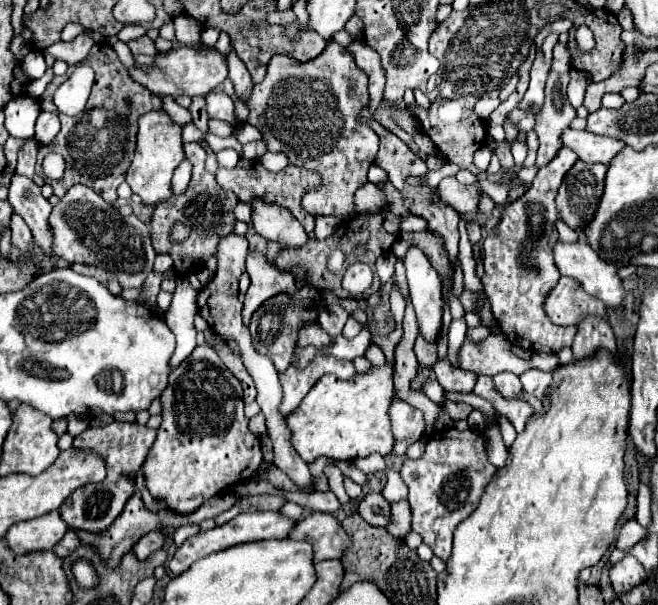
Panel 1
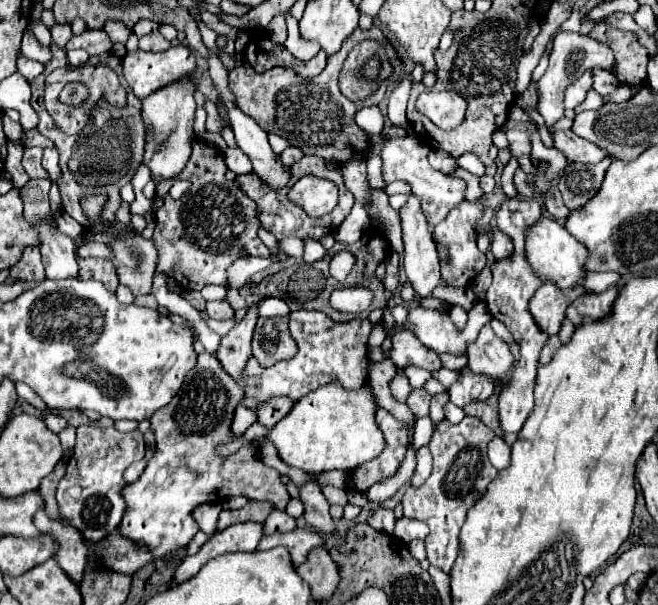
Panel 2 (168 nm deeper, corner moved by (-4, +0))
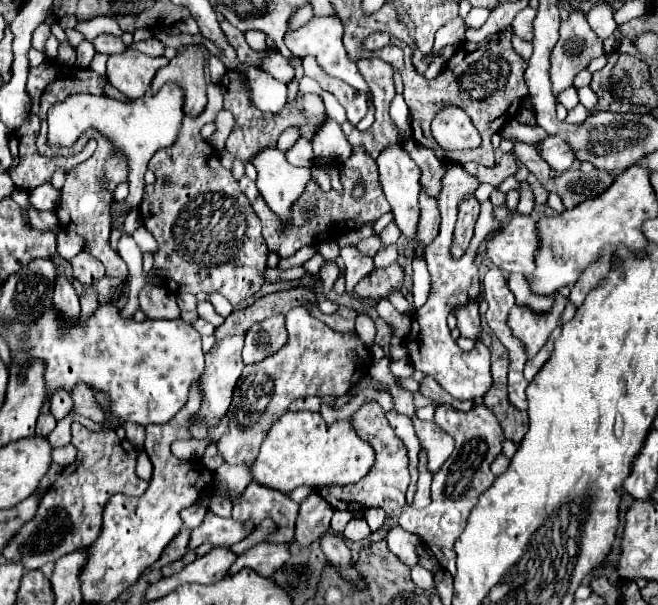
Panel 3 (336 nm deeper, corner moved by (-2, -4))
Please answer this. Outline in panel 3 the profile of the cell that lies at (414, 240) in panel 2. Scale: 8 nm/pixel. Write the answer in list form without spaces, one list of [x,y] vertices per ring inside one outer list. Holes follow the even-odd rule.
[[[401,144],[389,146],[389,150],[383,150],[381,156],[377,158],[377,166],[379,166],[379,180],[383,186],[383,194],[391,204],[395,224],[399,226],[401,234],[405,238],[409,238],[409,244],[413,248],[413,256],[425,258],[425,246],[417,240],[417,224],[419,224],[419,200],[417,198],[419,198],[419,190],[421,190],[421,184],[419,184],[421,170],[417,168],[415,162],[411,162],[411,158],[405,154]]]

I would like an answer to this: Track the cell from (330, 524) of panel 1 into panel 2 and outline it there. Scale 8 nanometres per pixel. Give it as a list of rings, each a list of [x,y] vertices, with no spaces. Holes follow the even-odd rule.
[[[295,528],[291,532],[285,534],[271,534],[271,536],[263,536],[257,550],[269,550],[275,546],[285,546],[291,554],[293,566],[299,566],[301,562],[307,560],[307,552],[313,546],[323,546],[323,538],[319,532],[315,532],[313,528]]]

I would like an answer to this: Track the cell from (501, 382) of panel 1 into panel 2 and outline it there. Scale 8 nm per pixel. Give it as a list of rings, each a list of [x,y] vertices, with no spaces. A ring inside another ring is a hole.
[[[485,324],[479,330],[477,340],[467,346],[467,354],[469,368],[473,372],[491,374],[497,380],[501,380],[513,368],[513,356],[509,352],[509,346],[495,336],[489,324]]]

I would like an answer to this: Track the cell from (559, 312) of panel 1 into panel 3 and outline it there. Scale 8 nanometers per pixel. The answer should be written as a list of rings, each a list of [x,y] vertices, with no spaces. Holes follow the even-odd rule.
[[[555,292],[553,298],[553,308],[543,314],[531,310],[529,306],[513,306],[513,310],[509,312],[509,328],[517,338],[525,342],[529,358],[533,358],[543,348],[549,334],[557,328],[557,320],[567,304],[567,298],[559,292]]]

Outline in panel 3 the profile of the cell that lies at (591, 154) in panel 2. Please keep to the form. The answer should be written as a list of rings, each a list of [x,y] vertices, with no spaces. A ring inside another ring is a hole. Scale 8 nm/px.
[[[549,136],[541,142],[541,156],[557,172],[569,170],[571,164],[577,160],[569,144],[565,144],[565,140],[561,140],[559,136]]]

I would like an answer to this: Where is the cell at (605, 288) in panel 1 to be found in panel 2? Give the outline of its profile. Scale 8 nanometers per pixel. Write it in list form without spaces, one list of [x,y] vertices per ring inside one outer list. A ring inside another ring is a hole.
[[[541,216],[539,222],[535,222],[533,226],[527,228],[527,234],[525,234],[525,258],[527,258],[529,266],[531,266],[531,270],[533,270],[539,278],[543,278],[543,282],[553,282],[553,284],[559,286],[559,288],[573,288],[573,286],[577,286],[577,282],[587,274],[587,270],[581,268],[583,262],[587,260],[587,250],[585,250],[557,220],[547,218],[547,216]]]

